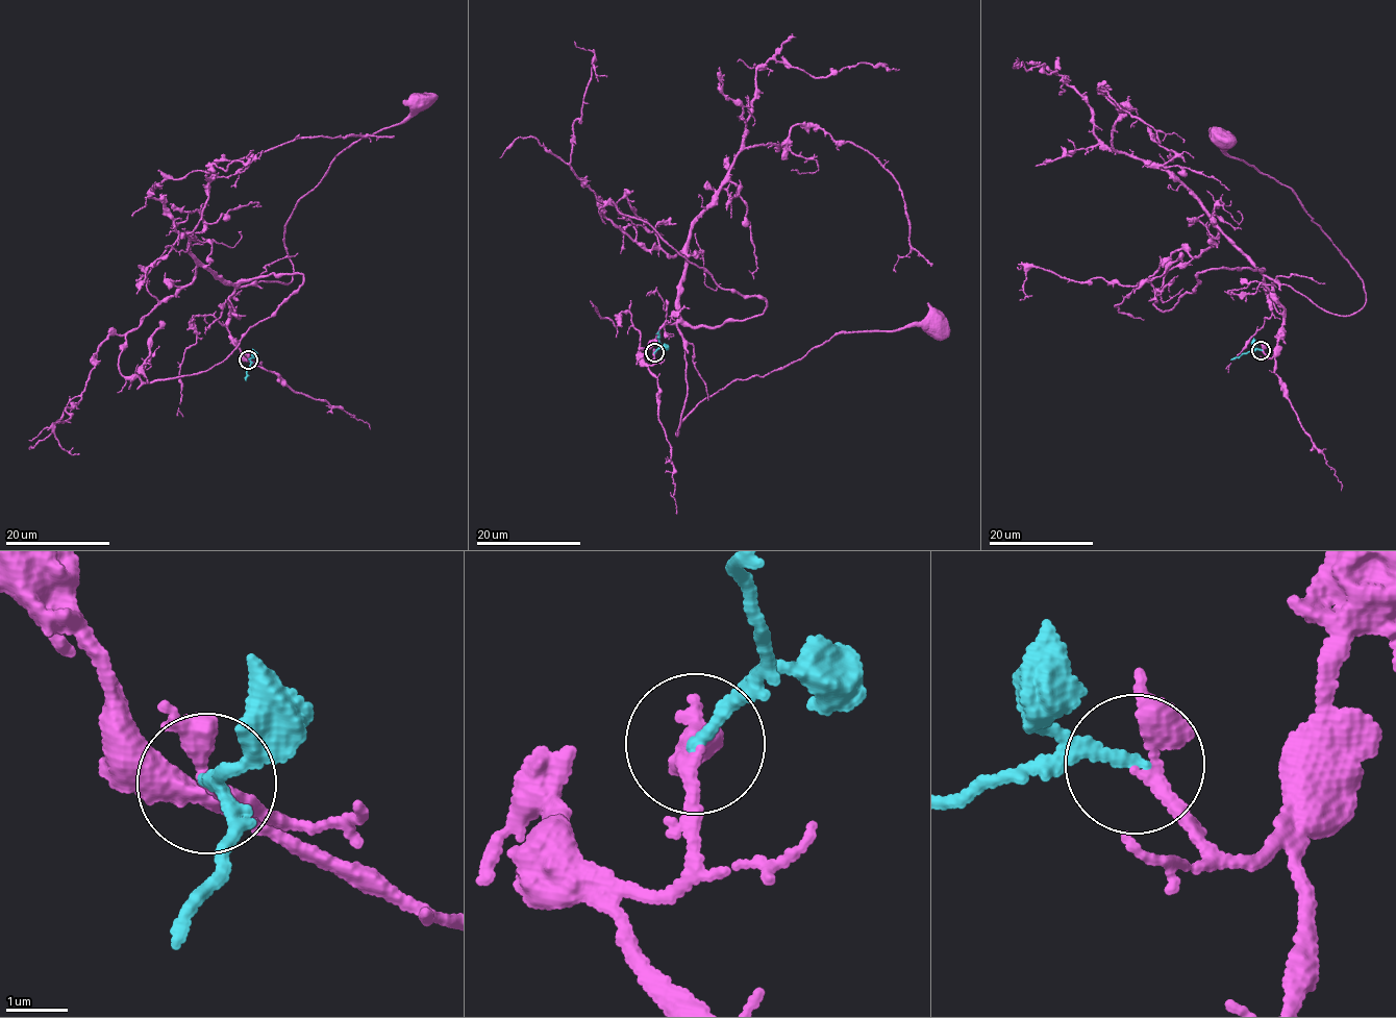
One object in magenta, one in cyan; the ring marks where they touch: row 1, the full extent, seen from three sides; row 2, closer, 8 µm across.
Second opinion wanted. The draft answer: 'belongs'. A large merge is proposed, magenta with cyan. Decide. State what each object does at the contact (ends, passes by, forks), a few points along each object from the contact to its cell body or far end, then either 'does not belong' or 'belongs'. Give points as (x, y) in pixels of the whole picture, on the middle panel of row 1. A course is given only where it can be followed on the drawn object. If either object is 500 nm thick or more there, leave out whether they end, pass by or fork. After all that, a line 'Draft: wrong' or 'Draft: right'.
magenta passes by; cyan ends; course magenta (653, 352), (646, 364), (639, 351), (675, 325), (688, 389), (676, 436), (730, 381), (838, 333), (933, 325); course cyan (653, 352), (658, 346), (659, 330); belongs
Draft: right

